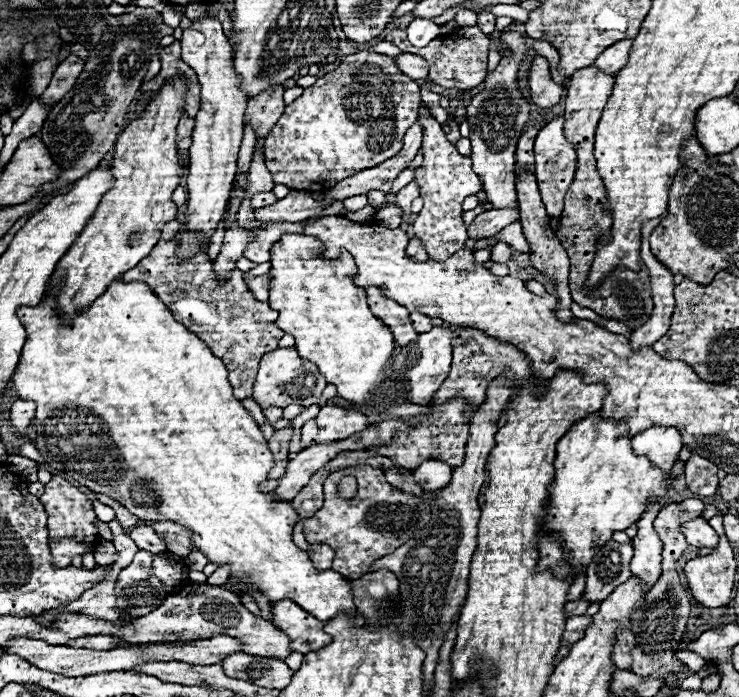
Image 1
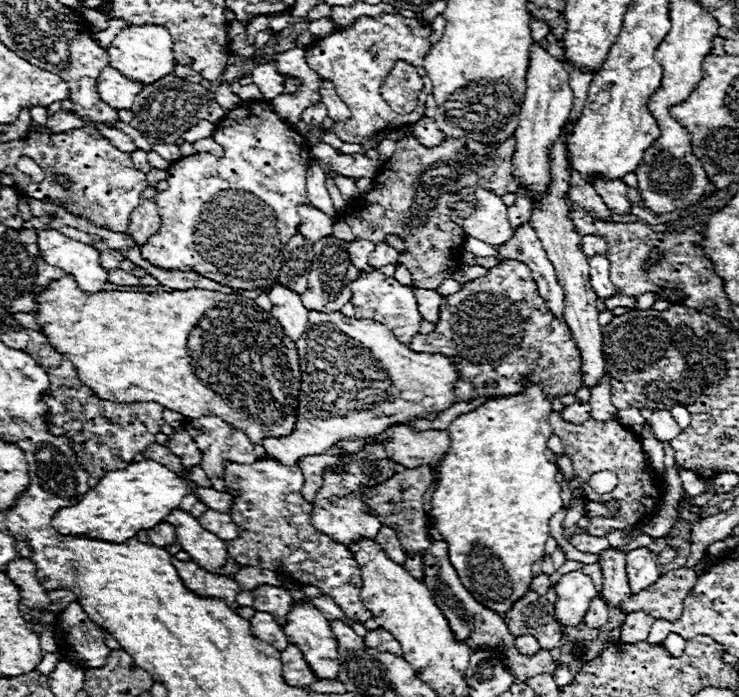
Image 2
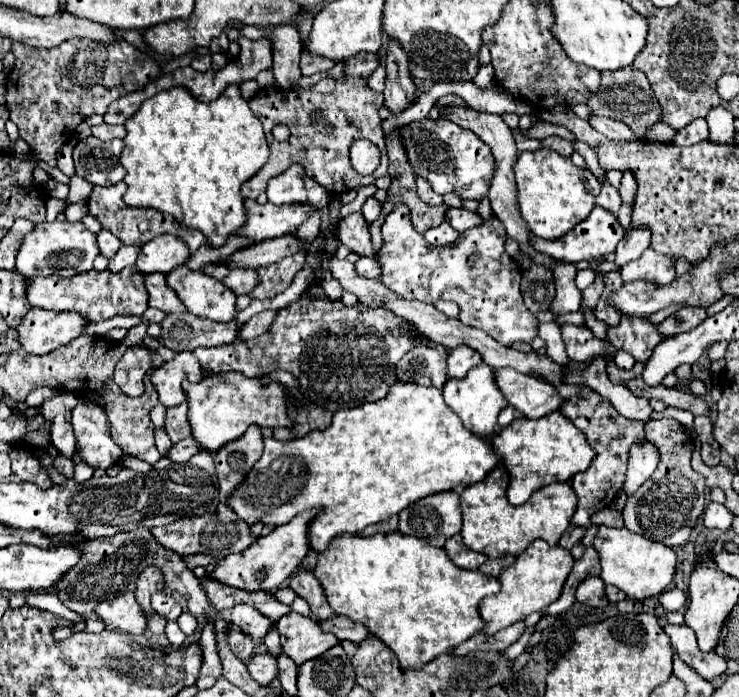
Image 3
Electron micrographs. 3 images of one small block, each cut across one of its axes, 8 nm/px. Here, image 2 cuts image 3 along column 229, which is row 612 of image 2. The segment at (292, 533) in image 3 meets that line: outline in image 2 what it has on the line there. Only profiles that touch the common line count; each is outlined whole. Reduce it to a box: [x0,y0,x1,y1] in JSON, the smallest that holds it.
[554,572,600,626]

